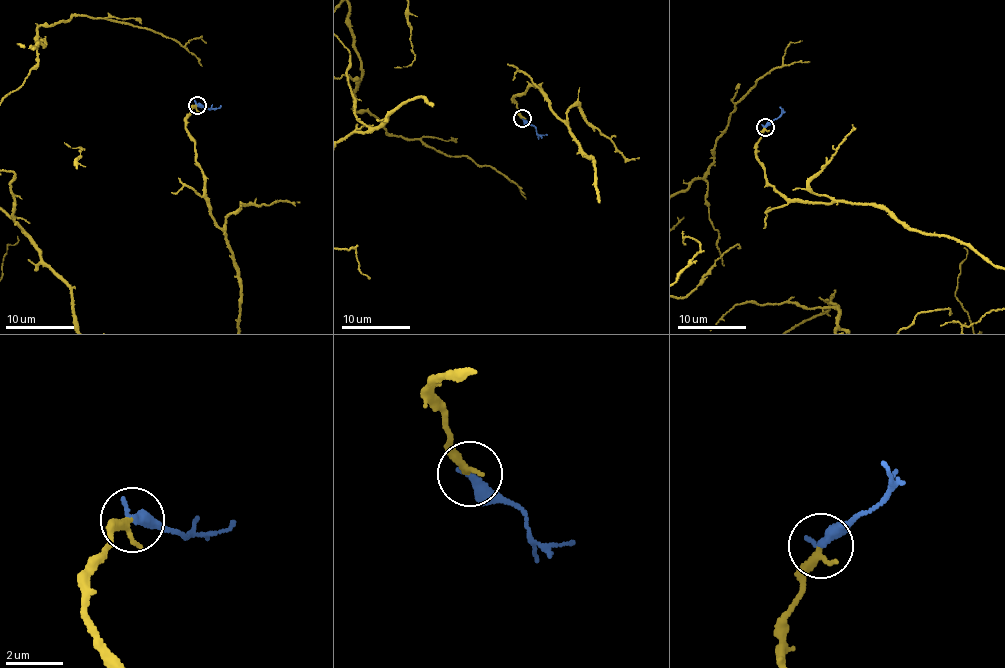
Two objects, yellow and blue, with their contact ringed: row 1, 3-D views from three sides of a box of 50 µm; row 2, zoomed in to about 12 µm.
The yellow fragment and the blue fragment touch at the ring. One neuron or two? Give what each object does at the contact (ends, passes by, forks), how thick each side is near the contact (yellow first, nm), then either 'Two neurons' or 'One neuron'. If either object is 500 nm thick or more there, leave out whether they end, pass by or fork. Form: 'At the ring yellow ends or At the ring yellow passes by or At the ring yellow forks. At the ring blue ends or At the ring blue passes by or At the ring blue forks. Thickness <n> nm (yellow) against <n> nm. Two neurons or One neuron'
At the ring yellow ends. At the ring blue ends. Thickness 280 nm (yellow) against 400 nm. One neuron

